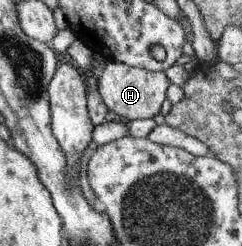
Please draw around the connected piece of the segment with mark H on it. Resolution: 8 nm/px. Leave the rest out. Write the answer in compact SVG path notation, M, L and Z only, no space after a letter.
M107 61L101 70L97 74L97 92L112 117L129 122L152 118L156 113L164 112L167 103L164 91L170 85L164 72L153 72L115 61Z

